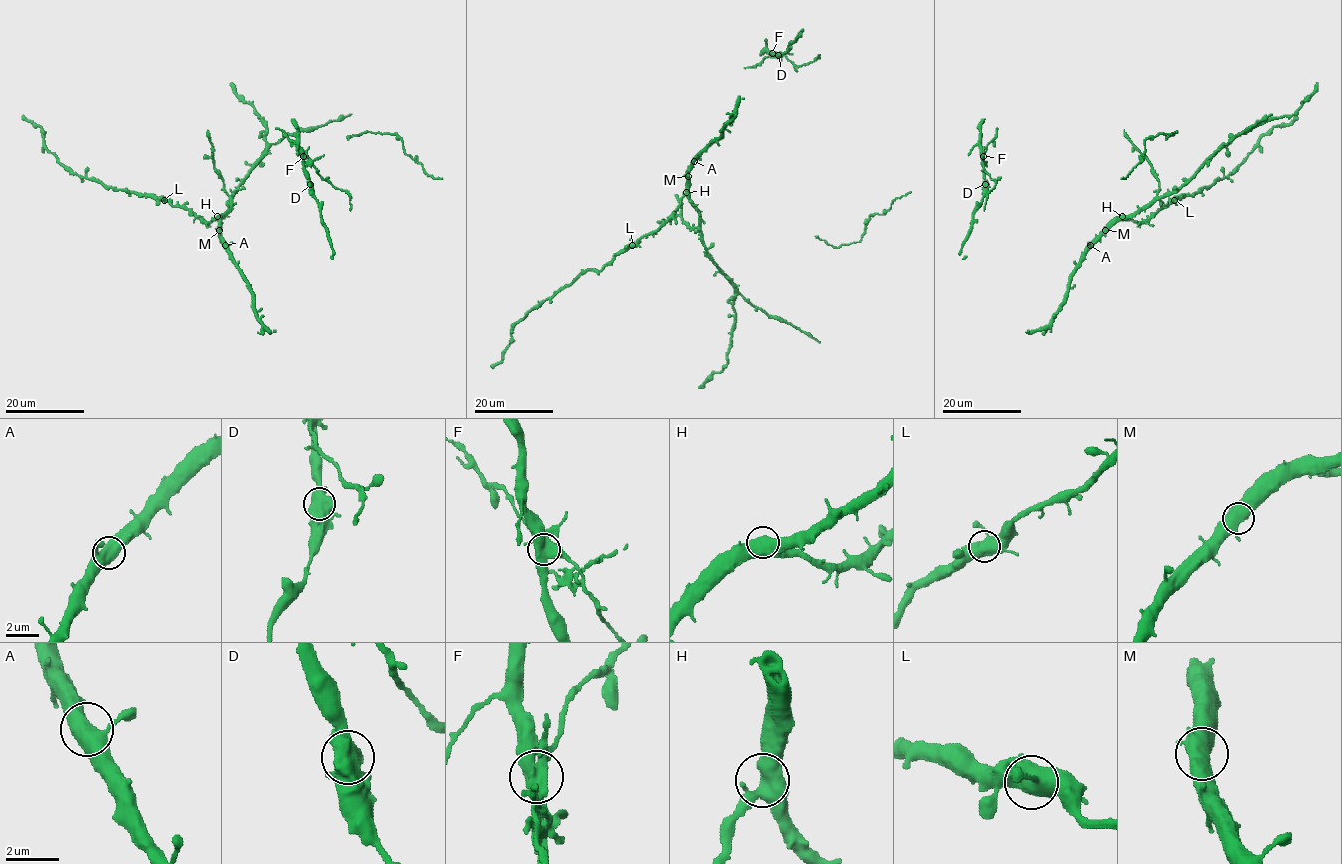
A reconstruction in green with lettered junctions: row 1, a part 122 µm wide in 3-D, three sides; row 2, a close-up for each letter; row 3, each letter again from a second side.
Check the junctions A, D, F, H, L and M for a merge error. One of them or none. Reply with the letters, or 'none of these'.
F

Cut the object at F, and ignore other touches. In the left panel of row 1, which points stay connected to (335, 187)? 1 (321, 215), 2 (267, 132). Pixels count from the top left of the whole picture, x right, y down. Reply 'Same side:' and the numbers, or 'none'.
Same side: none

